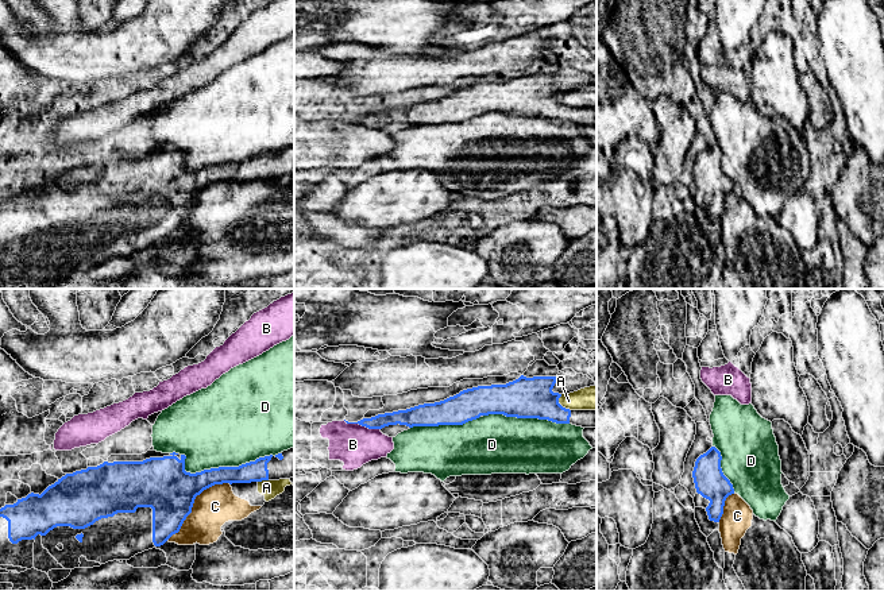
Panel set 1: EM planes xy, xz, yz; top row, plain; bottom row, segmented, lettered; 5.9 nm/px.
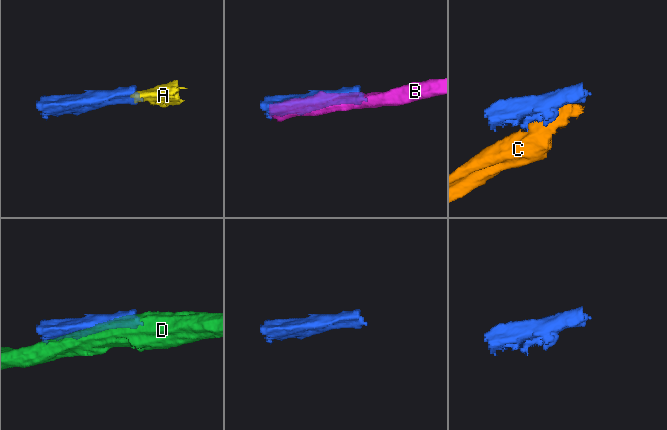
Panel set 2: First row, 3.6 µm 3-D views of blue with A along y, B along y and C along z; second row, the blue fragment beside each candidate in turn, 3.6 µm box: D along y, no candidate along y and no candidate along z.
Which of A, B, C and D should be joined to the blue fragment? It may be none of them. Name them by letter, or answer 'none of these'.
none of these

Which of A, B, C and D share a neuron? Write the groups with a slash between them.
A C / B / D

